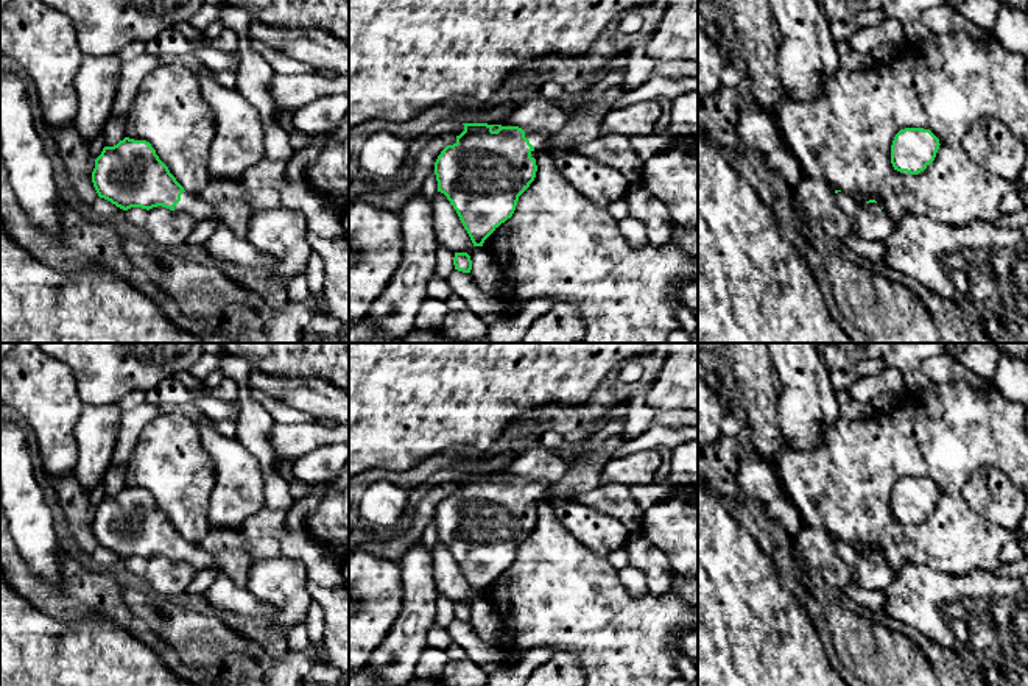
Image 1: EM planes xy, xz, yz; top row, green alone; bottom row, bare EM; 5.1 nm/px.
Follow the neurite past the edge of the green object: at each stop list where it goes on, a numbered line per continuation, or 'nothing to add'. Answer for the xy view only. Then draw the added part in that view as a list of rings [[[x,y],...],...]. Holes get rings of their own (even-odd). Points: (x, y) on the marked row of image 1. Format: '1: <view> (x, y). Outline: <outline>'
1: xy (200, 209). Outline: [[[182,192],[181,201],[174,206],[174,210],[192,217],[196,223],[223,218],[215,204],[190,192]]]

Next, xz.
1: xz (617, 152). Outline: [[[525,131],[525,137],[534,147],[534,150],[531,151],[531,157],[534,159],[542,151],[548,151],[554,156],[556,153],[575,150],[620,170],[631,184],[642,181],[643,162],[635,154],[629,137],[618,134],[600,134],[597,139],[589,140],[587,143],[576,148],[562,147],[550,134],[545,133]]]

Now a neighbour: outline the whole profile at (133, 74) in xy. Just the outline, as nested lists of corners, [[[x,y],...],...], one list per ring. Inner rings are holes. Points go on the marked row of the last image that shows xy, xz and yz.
[[[150,53],[123,64],[111,115],[128,114],[140,84],[157,65],[160,65],[159,58]]]

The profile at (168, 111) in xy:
[[[179,62],[157,65],[126,114],[125,136],[146,140],[170,173],[196,196],[209,182],[217,123],[195,73]]]

